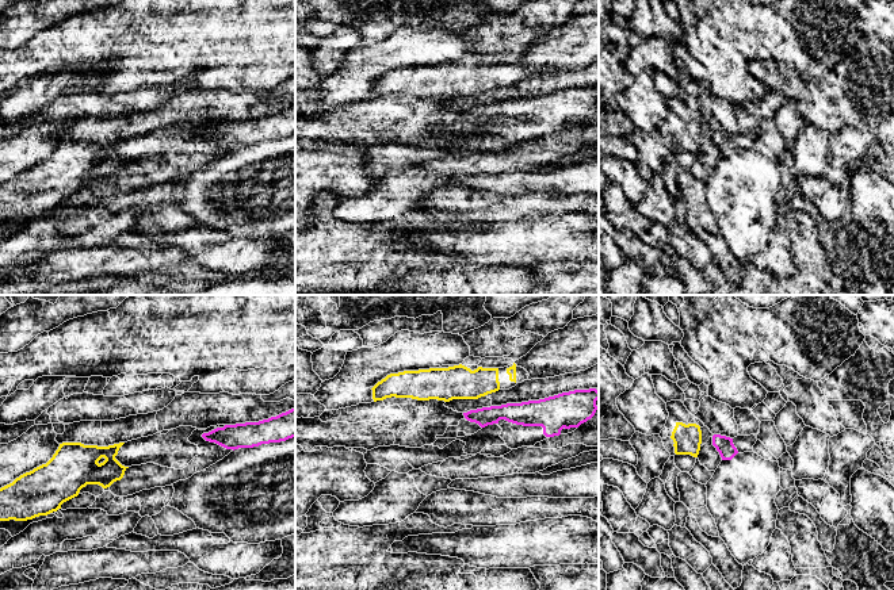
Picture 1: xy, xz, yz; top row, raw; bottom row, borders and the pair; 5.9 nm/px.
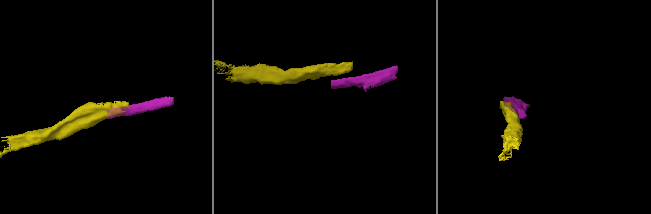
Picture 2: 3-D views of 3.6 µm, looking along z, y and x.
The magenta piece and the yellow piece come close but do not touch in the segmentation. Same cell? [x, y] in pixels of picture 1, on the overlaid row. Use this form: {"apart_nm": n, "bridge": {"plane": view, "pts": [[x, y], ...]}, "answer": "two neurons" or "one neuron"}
{"apart_nm": 60, "bridge": {"plane": "xz", "pts": [[477, 409], [477, 398]]}, "answer": "two neurons"}

